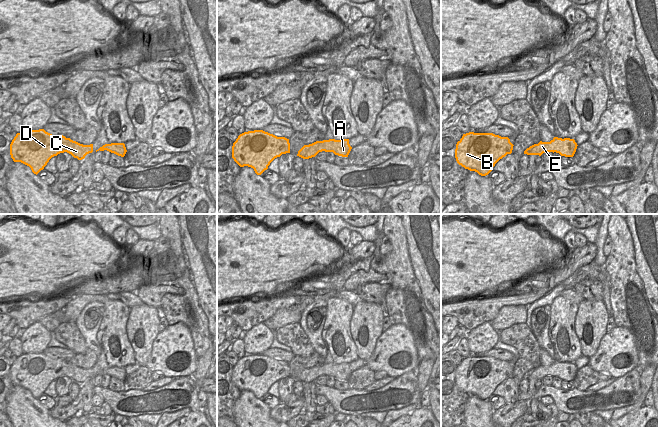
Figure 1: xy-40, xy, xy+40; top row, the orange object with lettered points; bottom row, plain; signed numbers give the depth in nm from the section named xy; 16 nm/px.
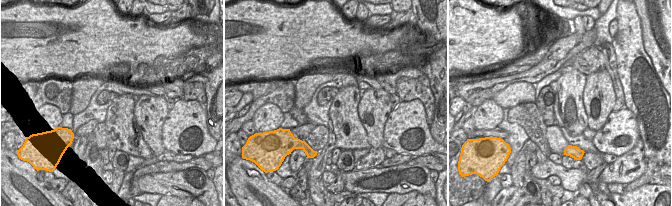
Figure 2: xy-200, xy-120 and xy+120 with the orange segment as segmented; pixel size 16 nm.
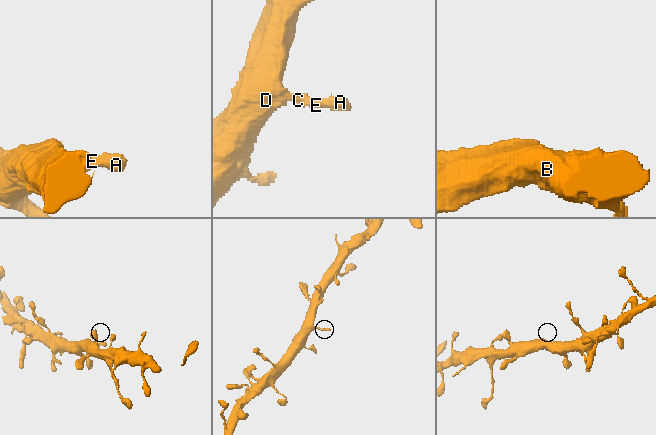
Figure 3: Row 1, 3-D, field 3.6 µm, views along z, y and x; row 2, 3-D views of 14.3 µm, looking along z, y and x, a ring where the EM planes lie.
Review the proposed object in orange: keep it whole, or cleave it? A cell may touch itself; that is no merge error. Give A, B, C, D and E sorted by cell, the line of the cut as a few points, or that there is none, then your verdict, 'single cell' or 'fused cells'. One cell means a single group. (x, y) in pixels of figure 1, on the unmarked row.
groups A B C D E; cut none; single cell

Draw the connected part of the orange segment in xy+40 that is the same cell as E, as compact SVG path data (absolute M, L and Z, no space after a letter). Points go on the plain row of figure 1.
M554 361L550 366L540 365L538 368L530 370L524 375L524 378L541 380L545 376L556 376L561 380L573 381L577 370L574 363Z

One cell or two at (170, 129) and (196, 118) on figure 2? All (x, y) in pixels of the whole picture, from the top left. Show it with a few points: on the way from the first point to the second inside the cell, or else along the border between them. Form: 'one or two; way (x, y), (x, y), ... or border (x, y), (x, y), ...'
one; way (176, 129), (180, 129), (190, 119)

